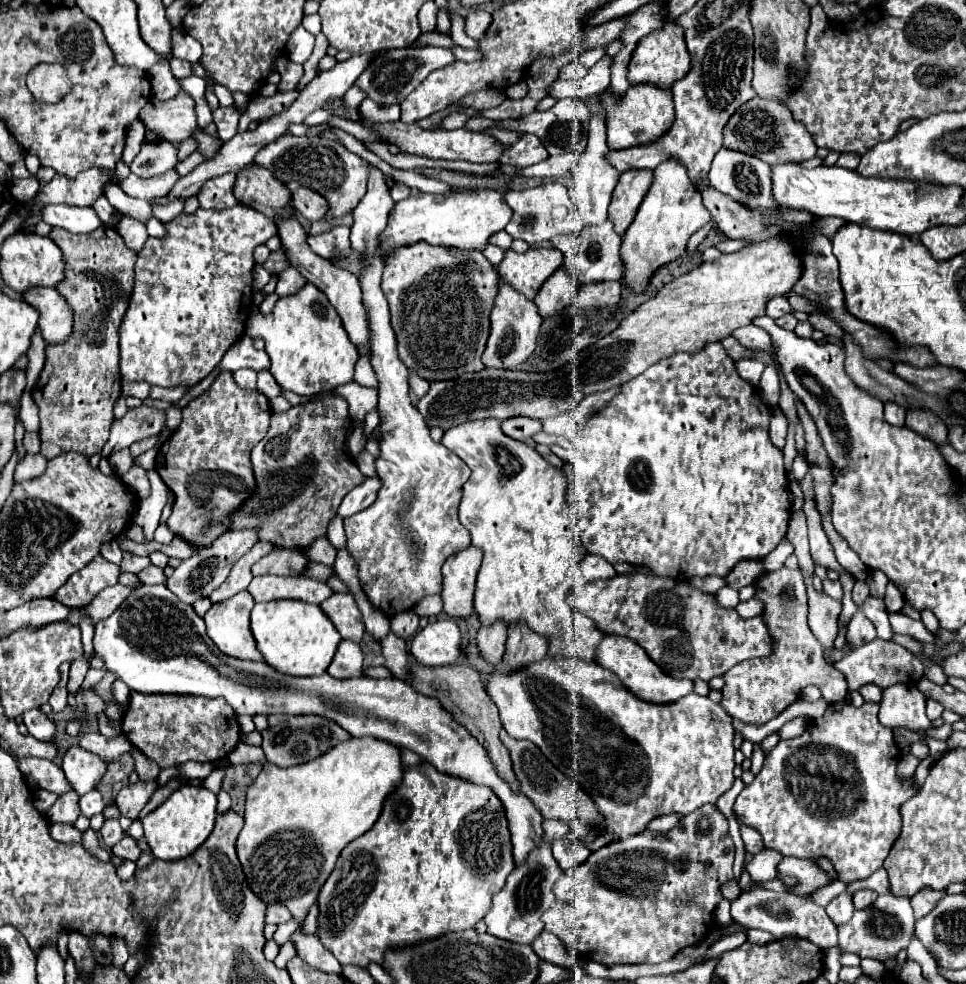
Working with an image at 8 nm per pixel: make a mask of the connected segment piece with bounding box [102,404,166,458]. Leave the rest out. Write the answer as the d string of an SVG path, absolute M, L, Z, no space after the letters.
M142 404L140 408L128 410L122 420L116 420L110 432L110 440L102 450L102 458L108 458L112 452L128 448L132 442L142 436L154 436L166 426L164 410L150 408Z

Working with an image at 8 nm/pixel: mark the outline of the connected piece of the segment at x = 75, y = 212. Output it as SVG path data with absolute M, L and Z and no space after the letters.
M66 204L58 206L46 206L44 222L64 228L74 234L90 234L98 226L102 226L98 214L92 208L72 208Z

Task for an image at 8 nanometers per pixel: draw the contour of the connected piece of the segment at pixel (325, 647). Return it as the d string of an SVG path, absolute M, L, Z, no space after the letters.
M272 600L252 608L252 634L264 660L290 676L324 674L340 644L340 634L320 606L302 600Z

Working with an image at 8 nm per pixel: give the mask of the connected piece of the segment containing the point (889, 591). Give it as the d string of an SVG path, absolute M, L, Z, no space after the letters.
M888 586L886 588L886 596L884 596L884 602L886 602L886 610L888 612L898 612L898 610L902 610L902 596L898 594L898 590L896 590L896 586Z

